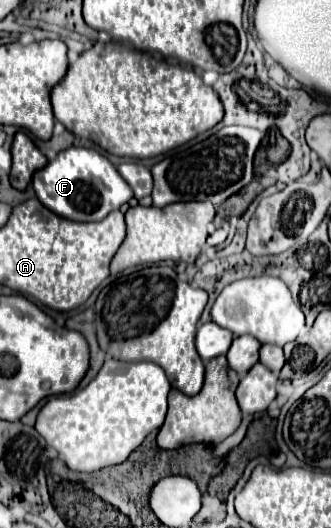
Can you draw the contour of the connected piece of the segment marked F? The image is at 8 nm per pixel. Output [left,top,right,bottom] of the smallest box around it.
[33,147,133,221]

